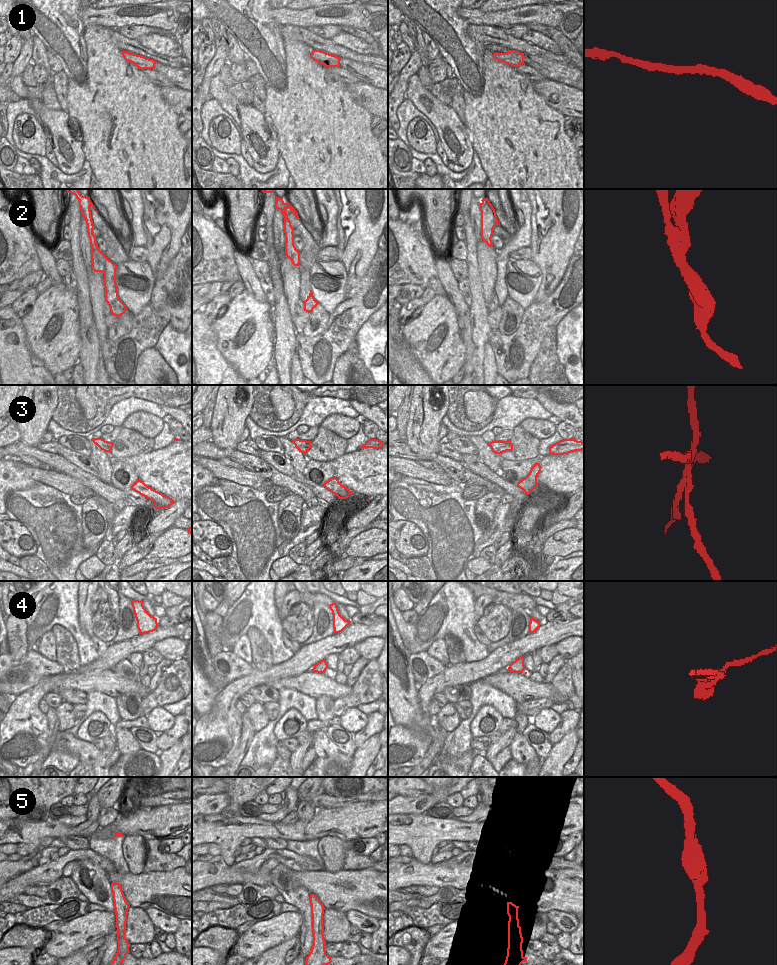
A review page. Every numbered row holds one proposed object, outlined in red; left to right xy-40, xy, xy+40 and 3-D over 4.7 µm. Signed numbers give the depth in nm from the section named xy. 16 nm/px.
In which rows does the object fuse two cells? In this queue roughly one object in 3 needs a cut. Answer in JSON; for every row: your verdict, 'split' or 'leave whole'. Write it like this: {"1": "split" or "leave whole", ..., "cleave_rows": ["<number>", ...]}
{"1": "leave whole", "2": "split", "3": "split", "4": "leave whole", "5": "leave whole", "cleave_rows": ["2", "3"]}

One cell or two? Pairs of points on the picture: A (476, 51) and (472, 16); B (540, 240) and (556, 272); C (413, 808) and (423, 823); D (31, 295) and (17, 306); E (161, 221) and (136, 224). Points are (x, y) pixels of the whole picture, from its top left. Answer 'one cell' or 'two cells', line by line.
A: two cells
B: one cell
C: two cells
D: one cell
E: two cells

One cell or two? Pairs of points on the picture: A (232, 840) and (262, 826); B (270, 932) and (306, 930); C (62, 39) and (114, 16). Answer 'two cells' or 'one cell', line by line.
A: one cell
B: two cells
C: two cells

